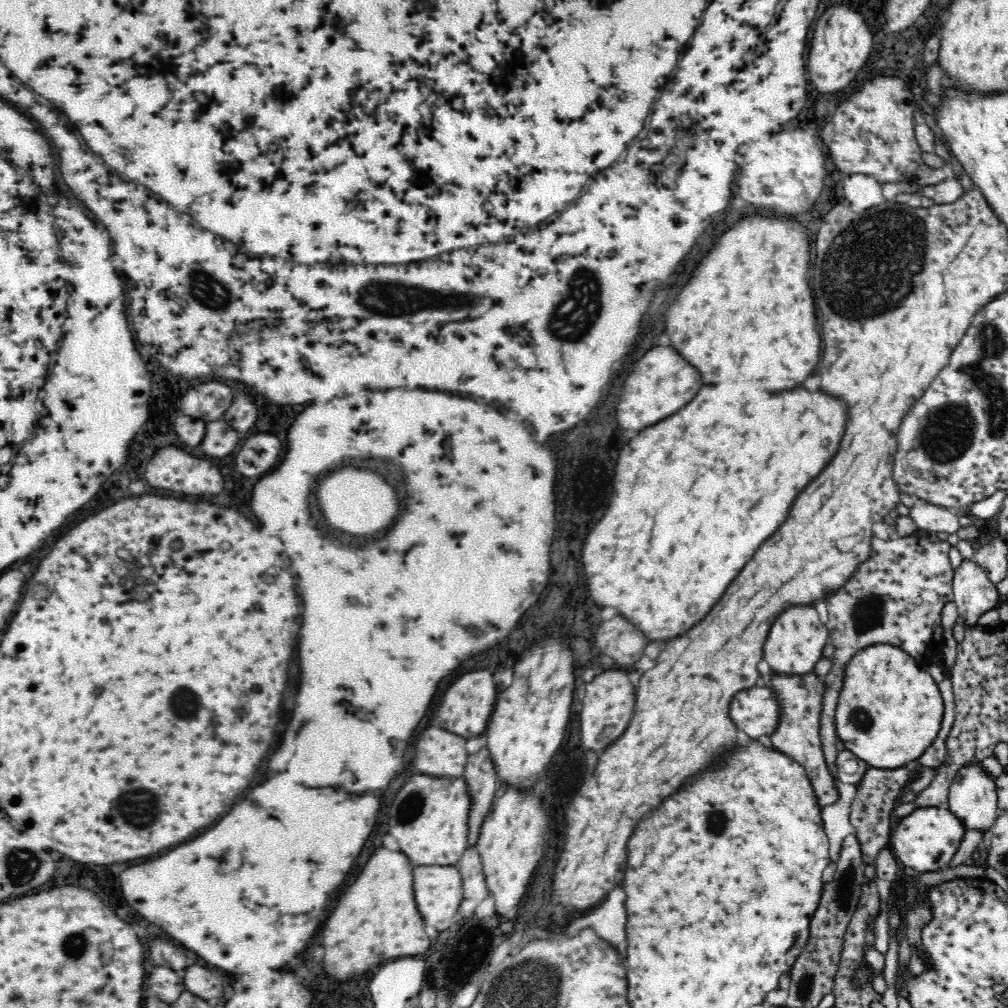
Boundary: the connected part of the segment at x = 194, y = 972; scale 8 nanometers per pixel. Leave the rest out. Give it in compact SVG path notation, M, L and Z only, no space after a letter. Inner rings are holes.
M187 966L182 975L186 990L193 995L212 1003L220 1000L222 995L222 982L212 970L204 966ZM216 998L216 1000L214 1000Z

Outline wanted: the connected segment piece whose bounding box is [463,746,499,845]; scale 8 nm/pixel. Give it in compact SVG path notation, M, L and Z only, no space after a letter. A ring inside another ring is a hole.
M482 746L478 752L469 754L463 774L470 789L471 805L468 844L477 844L479 825L490 810L499 780L490 751Z

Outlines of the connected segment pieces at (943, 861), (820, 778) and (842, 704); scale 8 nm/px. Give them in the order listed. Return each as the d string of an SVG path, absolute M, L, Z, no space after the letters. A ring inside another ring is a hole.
M918 807L909 815L898 819L898 826L891 832L889 849L908 869L920 873L934 872L946 867L965 838L964 825L950 809Z
M772 672L763 676L763 679L769 683L766 688L774 691L774 698L778 701L778 727L770 735L772 747L805 768L820 806L826 807L834 804L838 801L839 790L837 790L837 782L834 781L834 777L826 765L820 740L820 718L825 678L819 678L814 673L799 675Z
M891 644L872 645L858 652L846 668L844 684L837 700L835 726L839 740L856 758L857 763L879 769L897 769L913 764L934 742L944 716L940 690L924 664Z

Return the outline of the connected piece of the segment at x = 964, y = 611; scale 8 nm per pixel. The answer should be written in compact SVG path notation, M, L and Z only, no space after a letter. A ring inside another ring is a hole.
M964 559L962 562L953 569L953 593L955 604L958 606L959 616L965 620L964 626L976 626L978 618L988 612L990 609L996 609L1004 599L998 593L996 585L990 581L987 574L982 570L982 567L974 562L973 559Z

